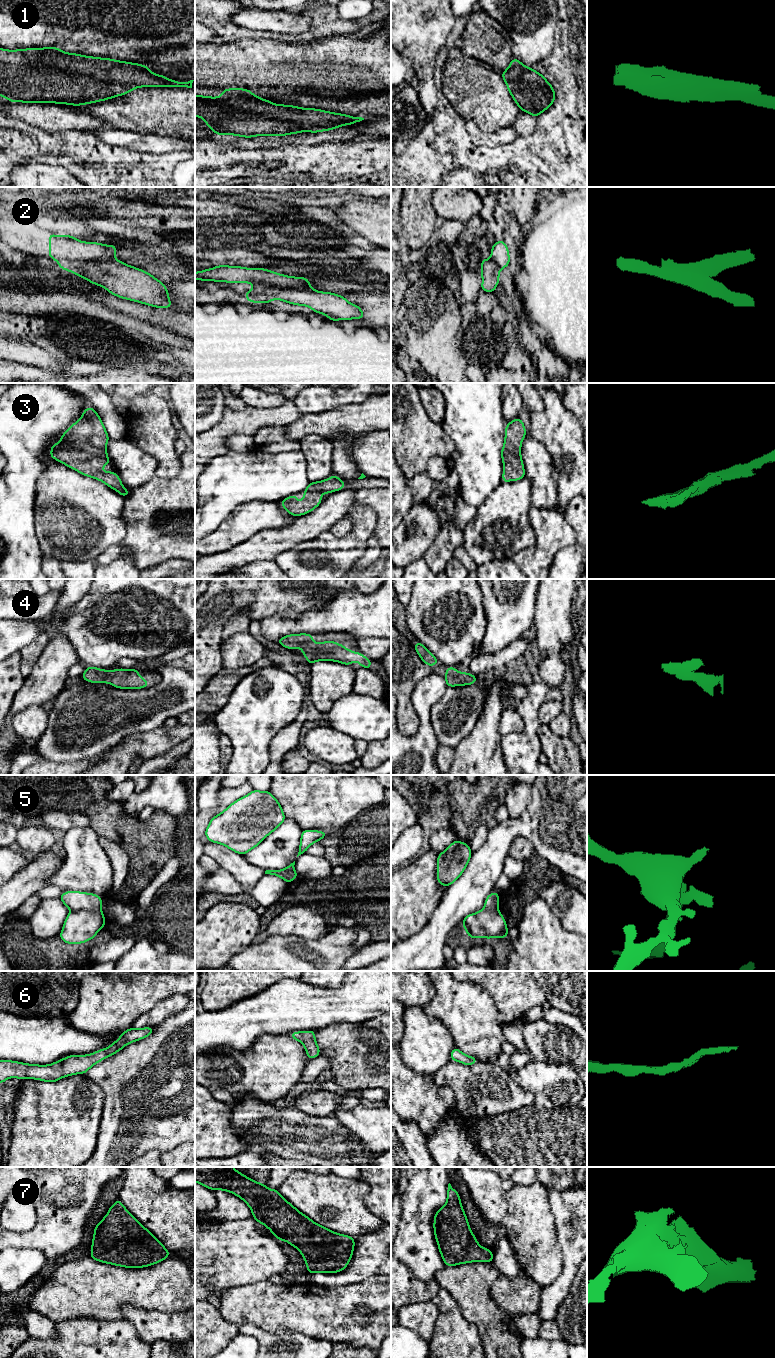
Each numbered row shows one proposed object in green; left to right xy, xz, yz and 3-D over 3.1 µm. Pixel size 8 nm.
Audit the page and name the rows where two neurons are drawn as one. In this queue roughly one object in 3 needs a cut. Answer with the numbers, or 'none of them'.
2, 5

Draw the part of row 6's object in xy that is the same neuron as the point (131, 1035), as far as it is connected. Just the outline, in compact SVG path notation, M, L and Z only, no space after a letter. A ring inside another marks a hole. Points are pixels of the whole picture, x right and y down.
M154 1027L142 1029L129 1028L110 1046L99 1049L88 1055L70 1055L49 1065L26 1064L11 1060L0 1061L0 1083L11 1077L20 1080L25 1078L42 1080L44 1082L57 1082L59 1079L74 1074L85 1074L92 1066L110 1057L127 1044L139 1041L152 1034Z

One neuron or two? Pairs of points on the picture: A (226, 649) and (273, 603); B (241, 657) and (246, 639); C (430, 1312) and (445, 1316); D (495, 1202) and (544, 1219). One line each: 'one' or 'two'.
A: two
B: one
C: two
D: two

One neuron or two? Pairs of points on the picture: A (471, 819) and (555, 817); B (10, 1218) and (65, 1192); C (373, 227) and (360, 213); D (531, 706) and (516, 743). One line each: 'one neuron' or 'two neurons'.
A: two neurons
B: two neurons
C: one neuron
D: one neuron

